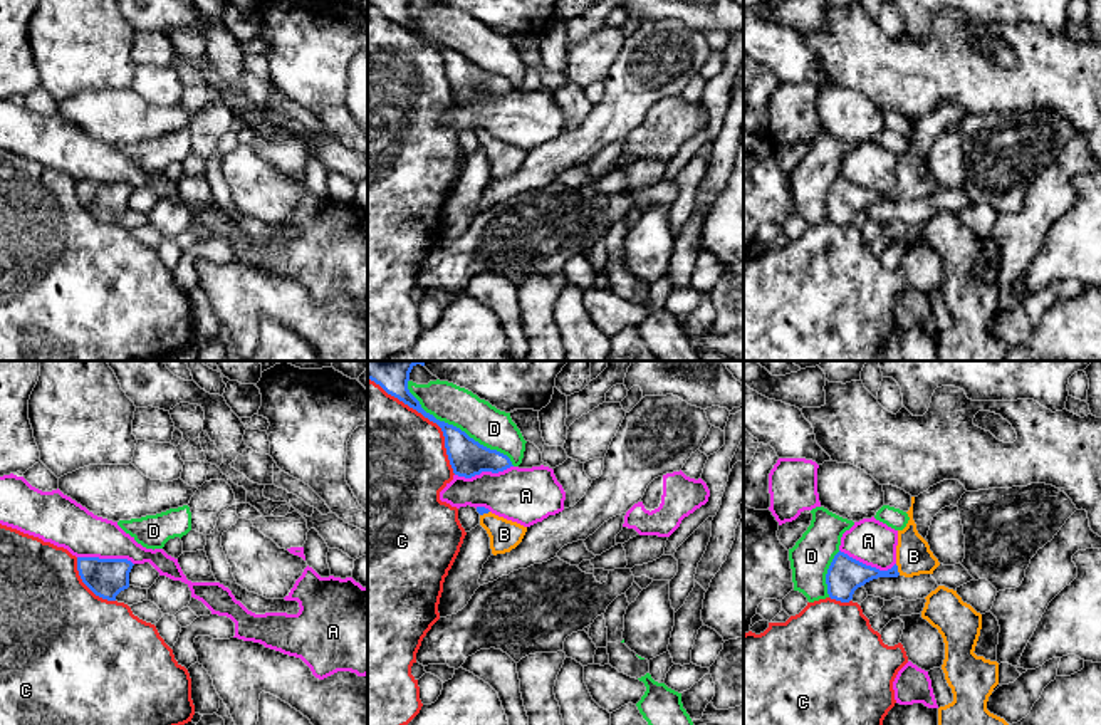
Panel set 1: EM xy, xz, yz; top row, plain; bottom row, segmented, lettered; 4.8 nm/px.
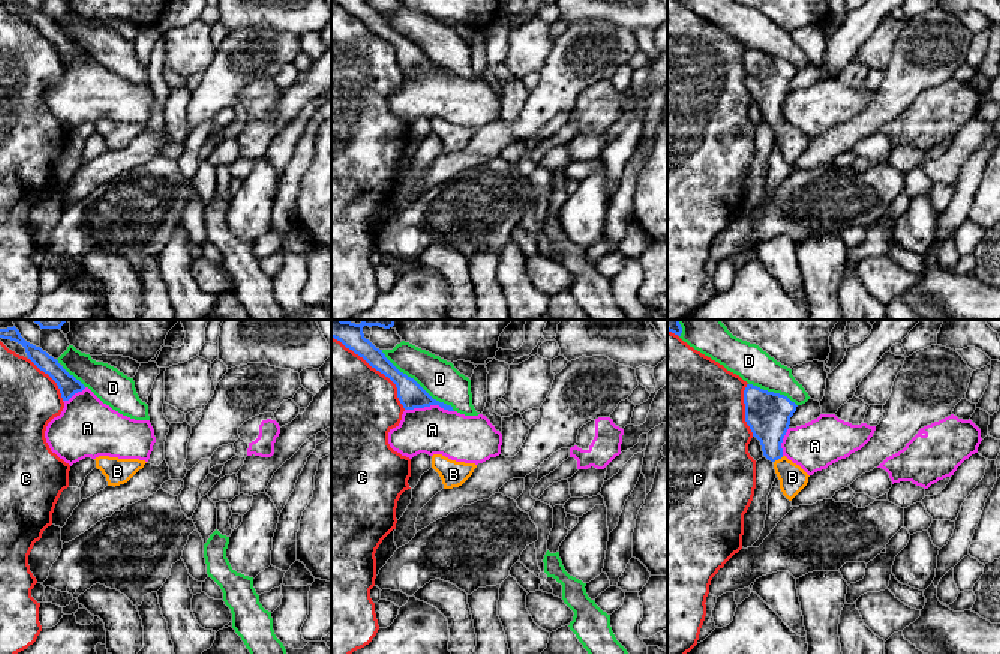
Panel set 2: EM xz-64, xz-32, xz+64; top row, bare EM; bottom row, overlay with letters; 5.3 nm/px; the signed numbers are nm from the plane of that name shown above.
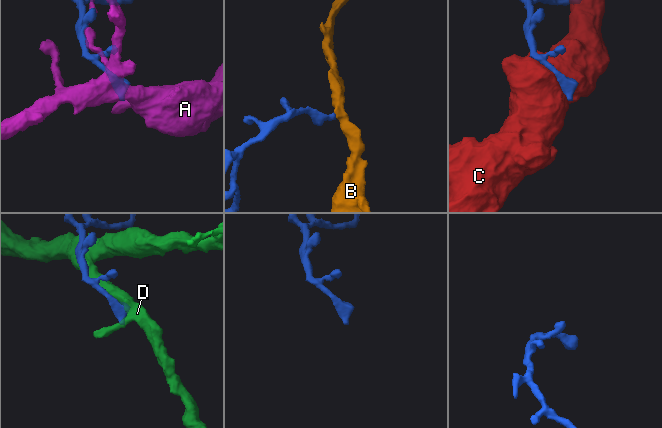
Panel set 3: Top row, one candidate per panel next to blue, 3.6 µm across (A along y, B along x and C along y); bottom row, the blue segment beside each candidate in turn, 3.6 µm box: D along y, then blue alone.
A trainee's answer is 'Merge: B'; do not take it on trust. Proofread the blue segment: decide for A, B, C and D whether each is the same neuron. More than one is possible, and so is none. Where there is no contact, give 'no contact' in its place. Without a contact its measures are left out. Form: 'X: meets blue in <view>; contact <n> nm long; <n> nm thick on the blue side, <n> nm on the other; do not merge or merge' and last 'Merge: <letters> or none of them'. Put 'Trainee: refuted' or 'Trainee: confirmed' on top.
Trainee: confirmed
A: meets blue in xz; contact 280 nm long; 180 nm thick on the blue side, 280 nm on the other; do not merge
B: meets blue in yz; contact 60 nm long; 170 nm thick on the blue side, 170 nm on the other; merge
C: meets blue in xz; contact 650 nm long; 160 nm thick on the blue side, 480 nm on the other; do not merge
D: meets blue in xz; contact 650 nm long; 180 nm thick on the blue side, 190 nm on the other; do not merge
Merge: B

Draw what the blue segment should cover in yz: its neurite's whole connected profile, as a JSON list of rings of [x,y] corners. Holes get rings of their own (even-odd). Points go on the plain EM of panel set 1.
[[[911,121],[911,131],[906,136],[910,144],[903,154],[898,154],[896,188],[888,195],[879,195],[839,175],[826,198],[831,223],[849,227],[858,211],[878,201],[933,198],[940,186],[916,154],[913,128],[915,121]]]

